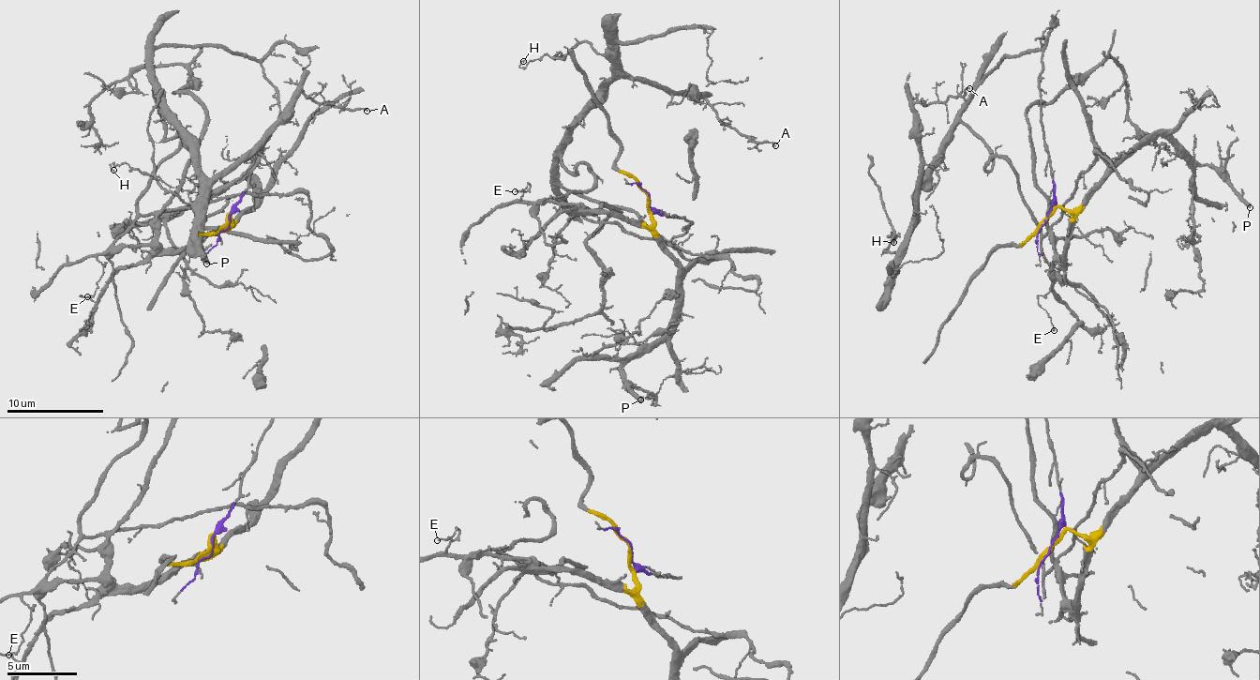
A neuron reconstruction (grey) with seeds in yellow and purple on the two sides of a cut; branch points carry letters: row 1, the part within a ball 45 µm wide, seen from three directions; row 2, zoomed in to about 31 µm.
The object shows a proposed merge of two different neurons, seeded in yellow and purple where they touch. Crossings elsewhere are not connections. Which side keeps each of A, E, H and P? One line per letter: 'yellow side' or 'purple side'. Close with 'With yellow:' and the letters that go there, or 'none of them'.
A: purple side
E: yellow side
H: purple side
P: yellow side
With yellow: E, P

